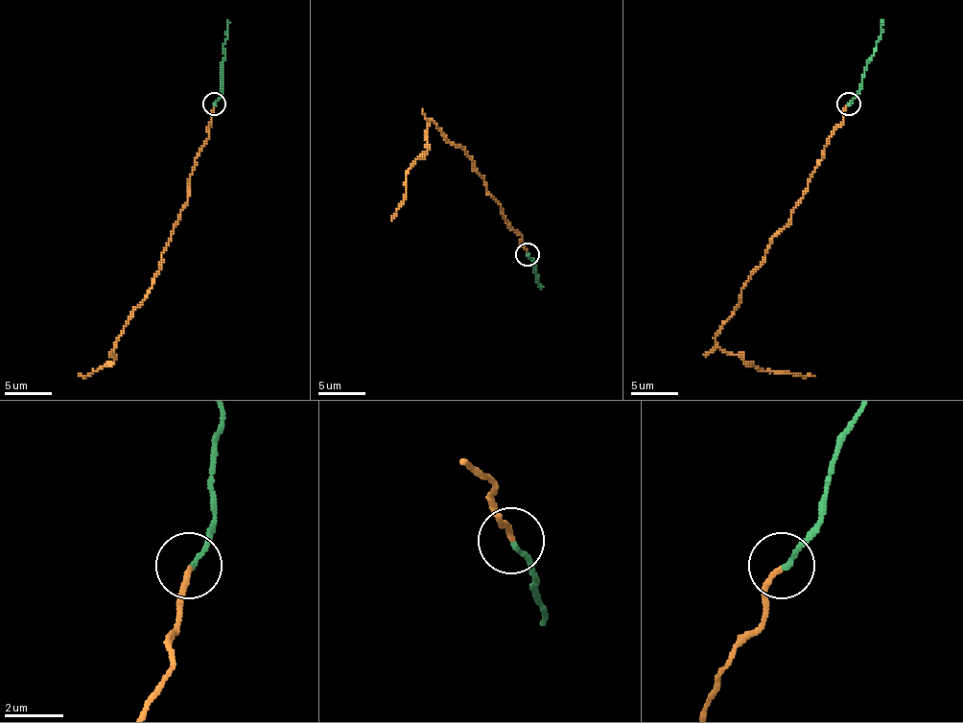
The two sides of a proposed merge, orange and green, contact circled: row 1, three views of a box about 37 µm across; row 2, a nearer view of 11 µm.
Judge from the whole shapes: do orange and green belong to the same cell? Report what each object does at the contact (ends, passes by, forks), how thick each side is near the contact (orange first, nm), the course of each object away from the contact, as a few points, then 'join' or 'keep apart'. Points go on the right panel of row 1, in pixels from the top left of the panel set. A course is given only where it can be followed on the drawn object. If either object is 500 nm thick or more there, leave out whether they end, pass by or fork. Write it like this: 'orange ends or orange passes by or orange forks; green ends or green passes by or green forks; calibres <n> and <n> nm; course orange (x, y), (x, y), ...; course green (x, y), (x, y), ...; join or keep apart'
orange ends; green ends; calibres 180 and 160 nm; course orange (848, 103), (800, 202), (772, 238), (764, 262), (741, 291), (715, 338), (722, 349), (746, 363), (814, 376); course green (848, 103), (857, 94), (864, 67), (880, 36), (883, 20); keep apart

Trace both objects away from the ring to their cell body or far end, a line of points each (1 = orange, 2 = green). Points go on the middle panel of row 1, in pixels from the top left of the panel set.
1: (527, 253), (483, 177), (432, 121), (425, 151), (408, 171), (403, 203), (391, 221)
2: (527, 253), (533, 263), (541, 289)

